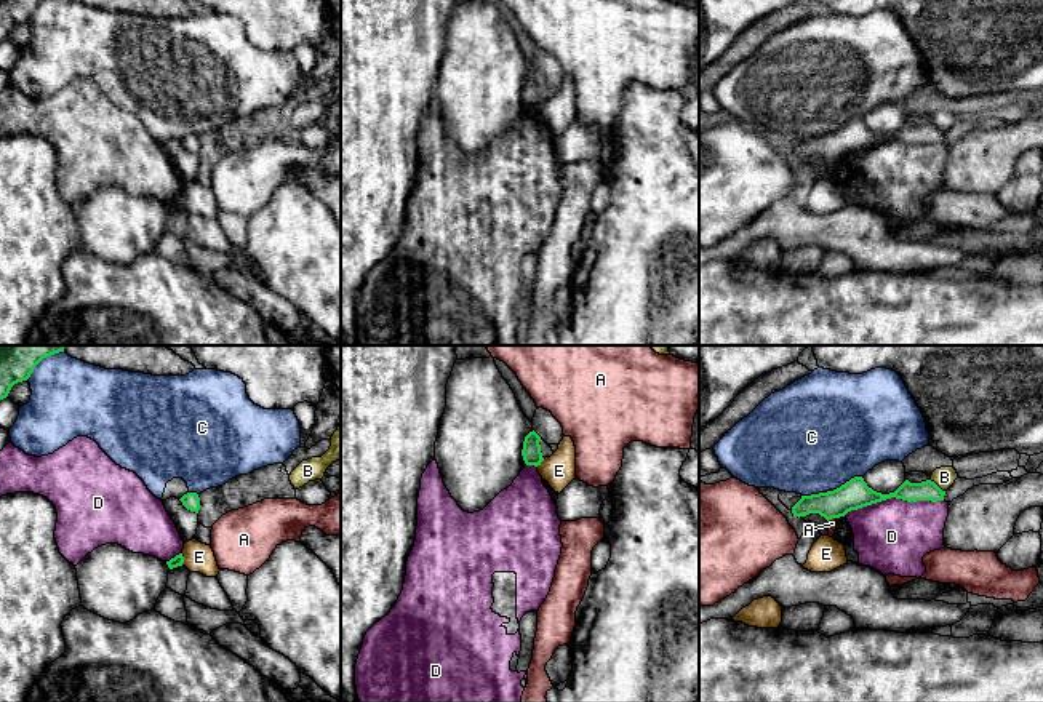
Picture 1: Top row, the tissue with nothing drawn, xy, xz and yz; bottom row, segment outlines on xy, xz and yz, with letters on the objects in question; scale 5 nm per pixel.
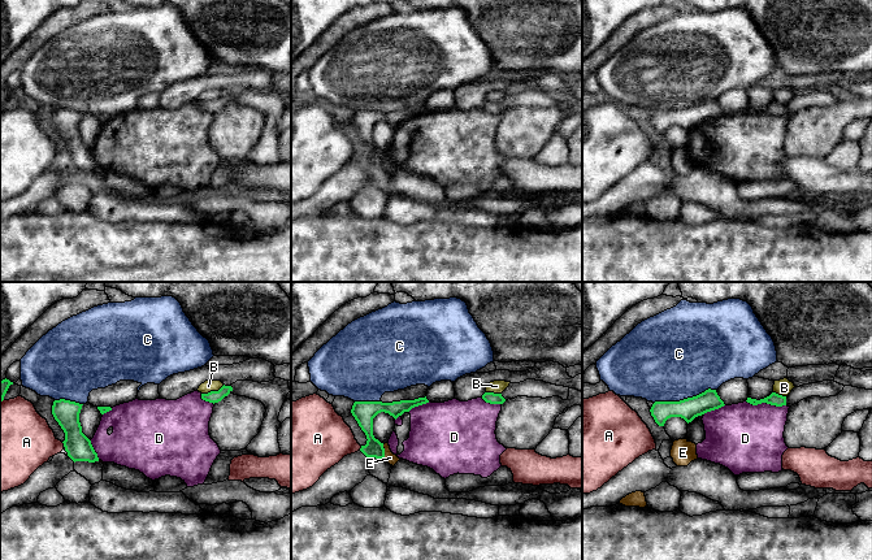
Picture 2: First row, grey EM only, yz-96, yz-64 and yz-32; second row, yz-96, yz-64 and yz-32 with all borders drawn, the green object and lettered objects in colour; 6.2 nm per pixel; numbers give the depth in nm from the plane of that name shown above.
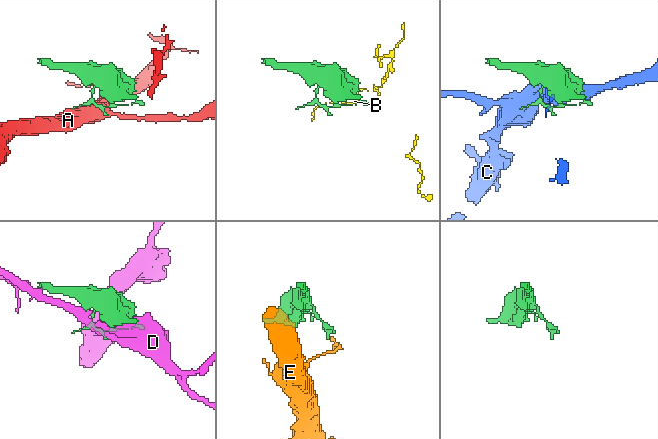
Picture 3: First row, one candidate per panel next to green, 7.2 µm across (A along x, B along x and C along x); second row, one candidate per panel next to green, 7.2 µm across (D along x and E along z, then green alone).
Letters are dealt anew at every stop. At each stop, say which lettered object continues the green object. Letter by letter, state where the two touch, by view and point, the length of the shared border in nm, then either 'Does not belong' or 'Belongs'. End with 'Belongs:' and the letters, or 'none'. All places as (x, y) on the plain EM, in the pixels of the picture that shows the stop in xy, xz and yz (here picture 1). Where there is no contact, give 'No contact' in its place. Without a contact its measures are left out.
A: Touches green at yz (831, 160). Shared border 50 nm. Does not belong
B: Touches green at yz (936, 127). Shared border 100 nm. Does not belong
C: Touches green at yz (831, 133). Shared border 320 nm. Does not belong
D: Touches green at yz (893, 138). Shared border 500 nm. Does not belong
E: Touches green at xy (183, 202). Shared border 60 nm. Does not belong
Belongs: none

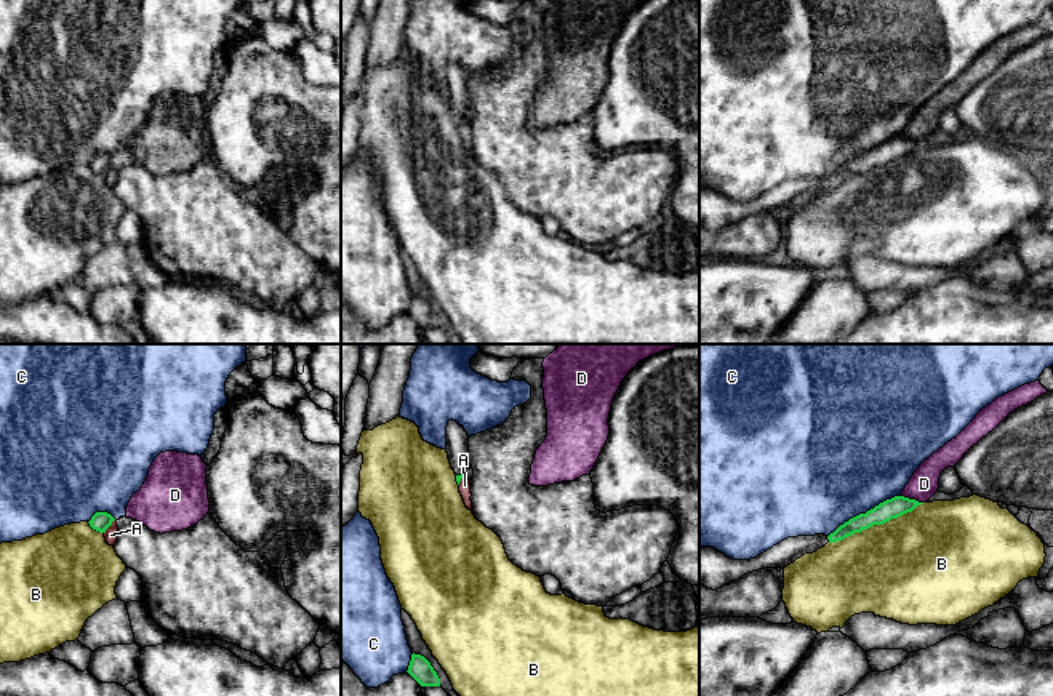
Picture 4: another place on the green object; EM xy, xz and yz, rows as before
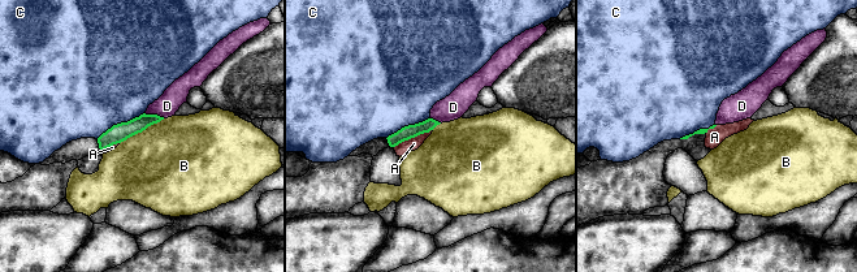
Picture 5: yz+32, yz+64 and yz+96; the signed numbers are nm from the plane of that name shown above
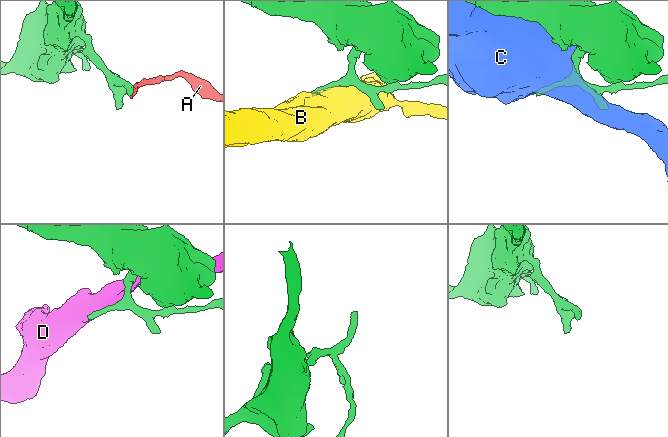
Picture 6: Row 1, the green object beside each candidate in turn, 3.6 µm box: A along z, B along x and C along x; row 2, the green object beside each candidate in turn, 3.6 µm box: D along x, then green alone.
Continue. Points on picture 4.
A: Touches green at xy (109, 167). Shared border 90 nm. Does not belong
B: Touches green at yz (876, 165). Shared border 500 nm. Does not belong
C: Touches green at yz (863, 156). Shared border 420 nm. Does not belong
D: Touches green at yz (912, 141). Shared border 120 nm. Does not belong
Belongs: none

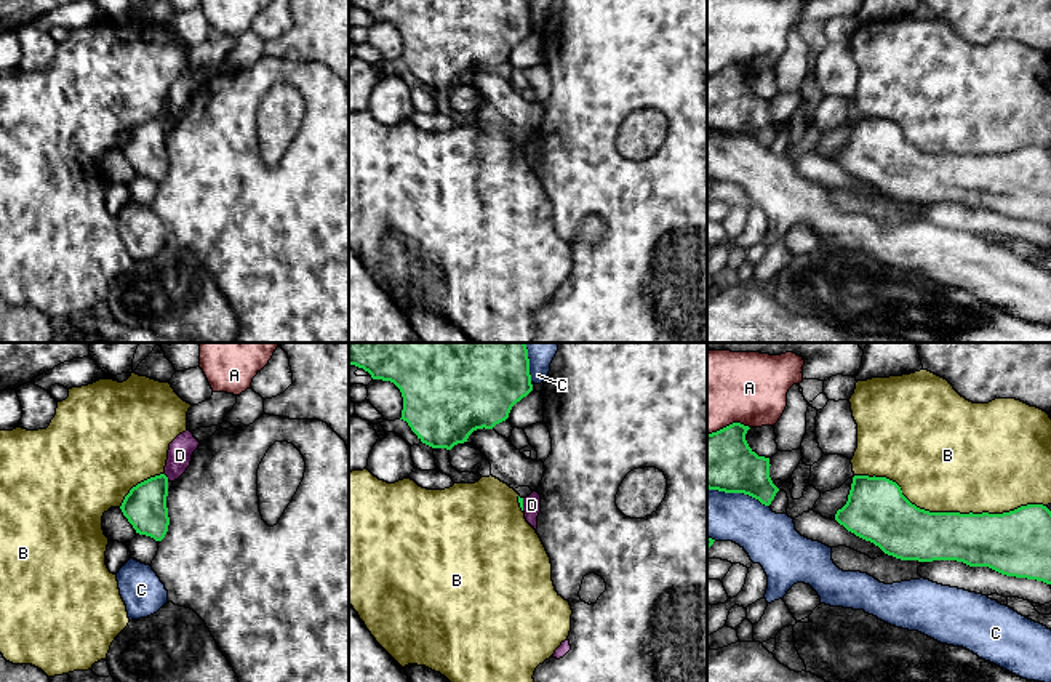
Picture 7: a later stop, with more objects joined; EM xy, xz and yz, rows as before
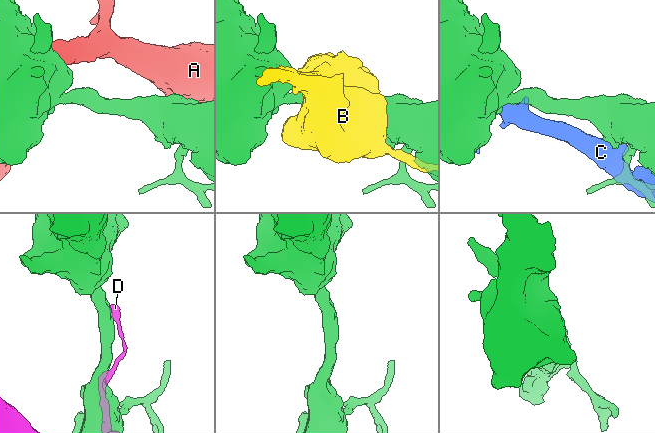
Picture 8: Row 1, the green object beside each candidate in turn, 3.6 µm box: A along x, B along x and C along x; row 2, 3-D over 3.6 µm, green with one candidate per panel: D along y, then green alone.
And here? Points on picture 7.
A: Touches green at yz (730, 66). Shared border 220 nm. Does not belong
B: Touches green at yz (949, 154). Shared border 950 nm. Does not belong
C: Touches green at yz (738, 133). Shared border 320 nm. Does not belong
D: Touches green at xy (167, 119). Shared border 40 nm. Does not belong
Belongs: none

